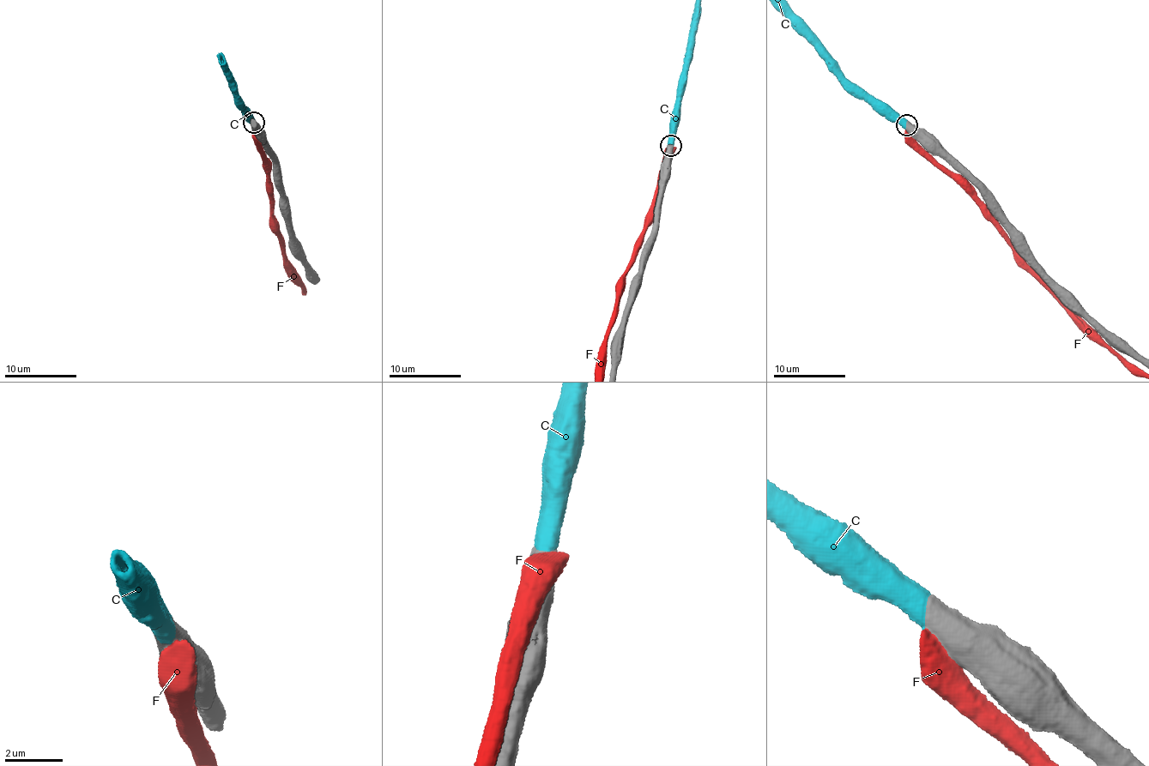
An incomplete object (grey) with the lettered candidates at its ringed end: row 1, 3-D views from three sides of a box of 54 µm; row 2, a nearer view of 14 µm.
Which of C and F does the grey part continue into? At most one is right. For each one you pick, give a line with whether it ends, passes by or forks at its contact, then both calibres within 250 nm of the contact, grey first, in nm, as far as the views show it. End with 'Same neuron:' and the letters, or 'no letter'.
C: it ends | 700/650 nm
Same neuron: C

